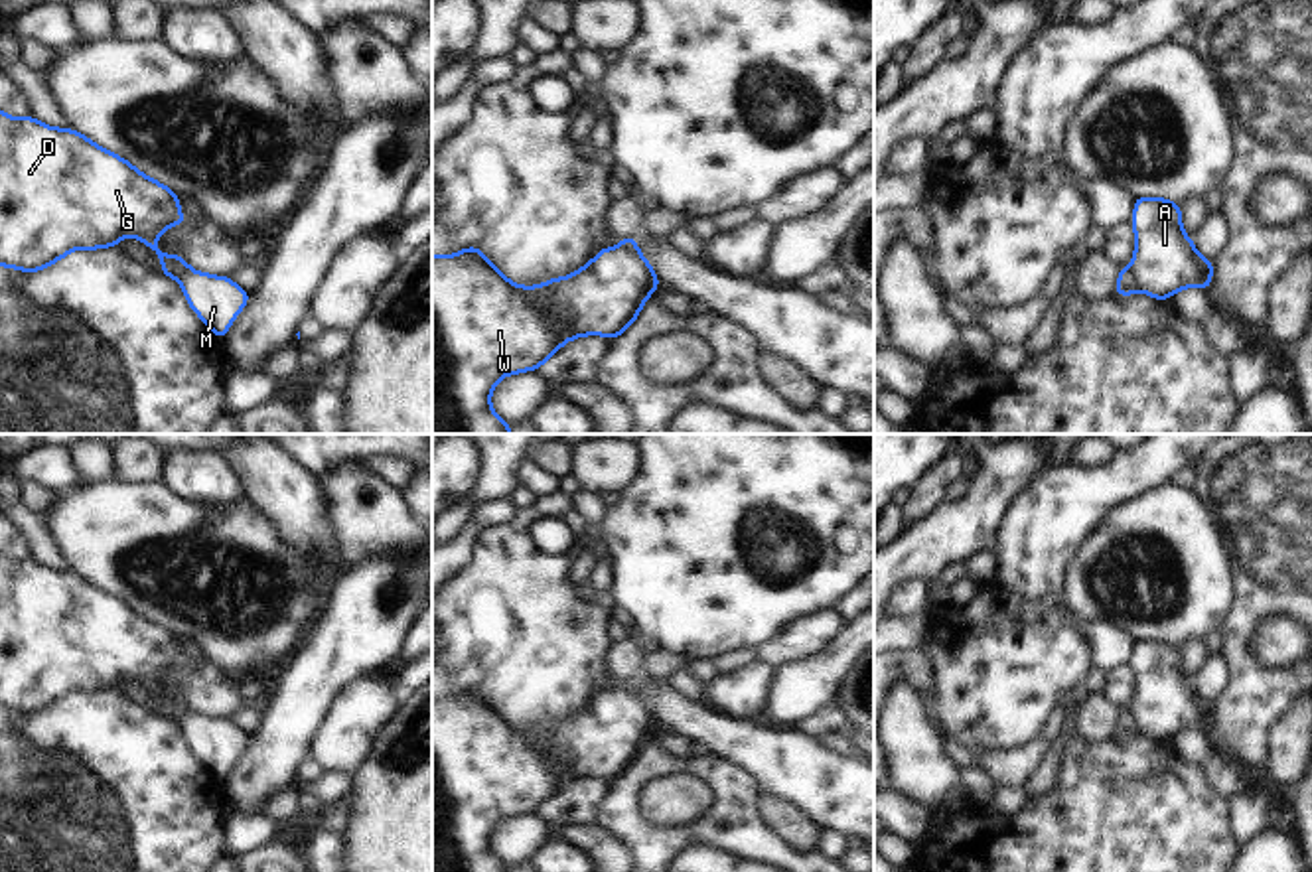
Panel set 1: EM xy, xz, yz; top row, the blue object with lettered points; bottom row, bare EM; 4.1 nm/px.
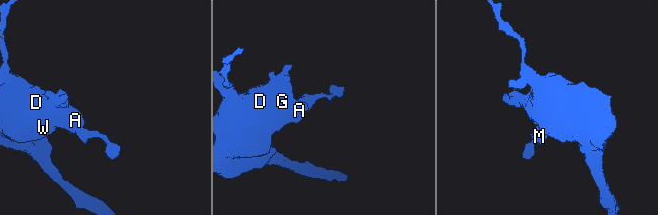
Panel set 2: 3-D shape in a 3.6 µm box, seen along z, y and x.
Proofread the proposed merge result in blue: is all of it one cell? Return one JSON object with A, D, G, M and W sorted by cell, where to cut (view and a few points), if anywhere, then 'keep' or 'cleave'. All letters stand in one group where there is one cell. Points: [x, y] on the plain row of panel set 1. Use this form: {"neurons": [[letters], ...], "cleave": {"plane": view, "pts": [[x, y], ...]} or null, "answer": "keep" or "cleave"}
{"neurons": [["A", "D", "G", "W"], ["M"]], "cleave": {"plane": "yz", "pts": [[1127, 711], [1143, 732]]}, "answer": "cleave"}

